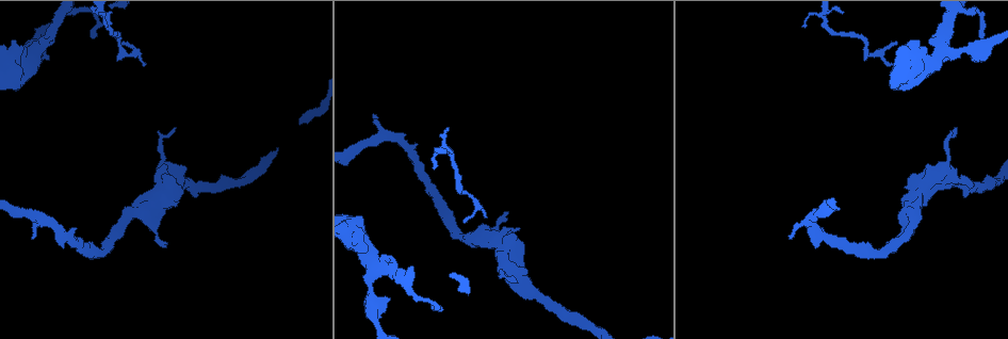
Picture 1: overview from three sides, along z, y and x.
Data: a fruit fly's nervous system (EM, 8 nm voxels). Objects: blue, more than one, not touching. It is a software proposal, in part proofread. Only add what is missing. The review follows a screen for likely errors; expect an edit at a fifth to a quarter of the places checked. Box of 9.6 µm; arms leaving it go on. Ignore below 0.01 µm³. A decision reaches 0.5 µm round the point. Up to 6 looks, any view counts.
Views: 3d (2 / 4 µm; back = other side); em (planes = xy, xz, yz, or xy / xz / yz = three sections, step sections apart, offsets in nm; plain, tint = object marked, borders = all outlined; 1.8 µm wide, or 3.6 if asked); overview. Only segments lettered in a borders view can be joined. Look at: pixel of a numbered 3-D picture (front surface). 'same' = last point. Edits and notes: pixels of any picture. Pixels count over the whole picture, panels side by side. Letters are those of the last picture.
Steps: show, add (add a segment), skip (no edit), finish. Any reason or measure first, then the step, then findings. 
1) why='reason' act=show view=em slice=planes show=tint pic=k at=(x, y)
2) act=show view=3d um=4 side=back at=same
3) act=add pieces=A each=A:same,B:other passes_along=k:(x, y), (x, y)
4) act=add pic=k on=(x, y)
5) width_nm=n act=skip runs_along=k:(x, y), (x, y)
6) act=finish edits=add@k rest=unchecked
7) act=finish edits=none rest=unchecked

why='branch stops here' act=show view=em um=3.6 slice=xy step=16 show=borders pic=1 at=(981, 35)

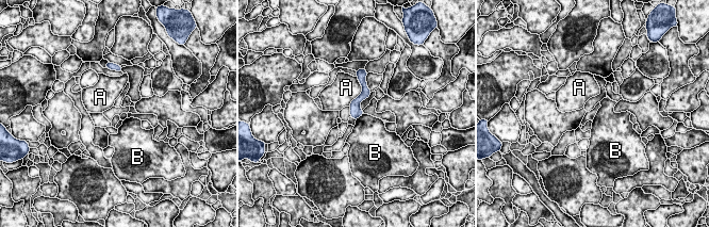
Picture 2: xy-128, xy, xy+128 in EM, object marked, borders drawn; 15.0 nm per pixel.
act=show view=em um=3.6 slice=planes show=borders at=same

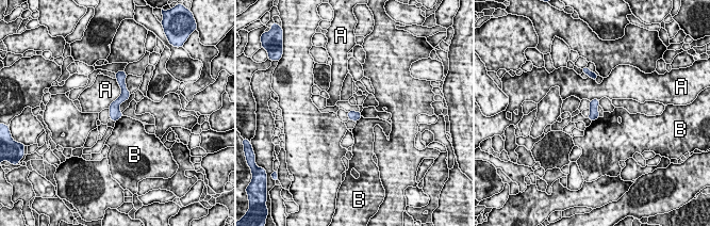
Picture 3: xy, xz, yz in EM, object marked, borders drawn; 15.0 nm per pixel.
act=skip each=A:other,B:other found='none of them fits'

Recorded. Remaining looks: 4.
why='calibre changes' act=show view=em slice=xy step=8 show=tint pic=1 at=(165, 170)

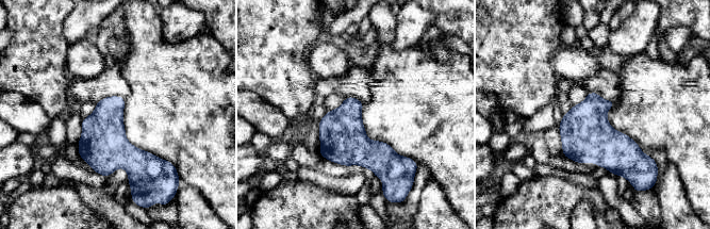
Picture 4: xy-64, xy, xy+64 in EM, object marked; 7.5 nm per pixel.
act=show view=em slice=planes show=borders at=same

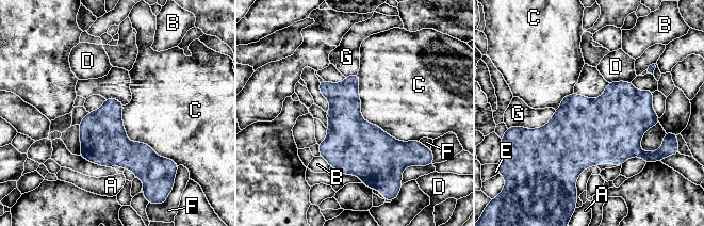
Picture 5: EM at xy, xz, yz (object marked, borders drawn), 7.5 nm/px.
longest_contact=C:700nm act=skip each=A:other,B:other,C:other,D:other,E:other,F:other,G:other border=5:(357, 74), (360, 114), (419, 141) found='none of them fits'

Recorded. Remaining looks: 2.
act=show view=em slice=planes show=borders pic=1 at=(486, 218)

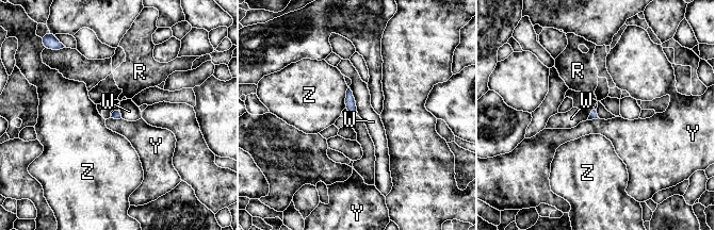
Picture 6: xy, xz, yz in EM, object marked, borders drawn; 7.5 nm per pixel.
act=skip each=R:other,W:other,Y:other,Z:other border=6:(111, 117), (120, 118) found='none of them fits'

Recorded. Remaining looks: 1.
act=finish edits=none rest=unchecked

